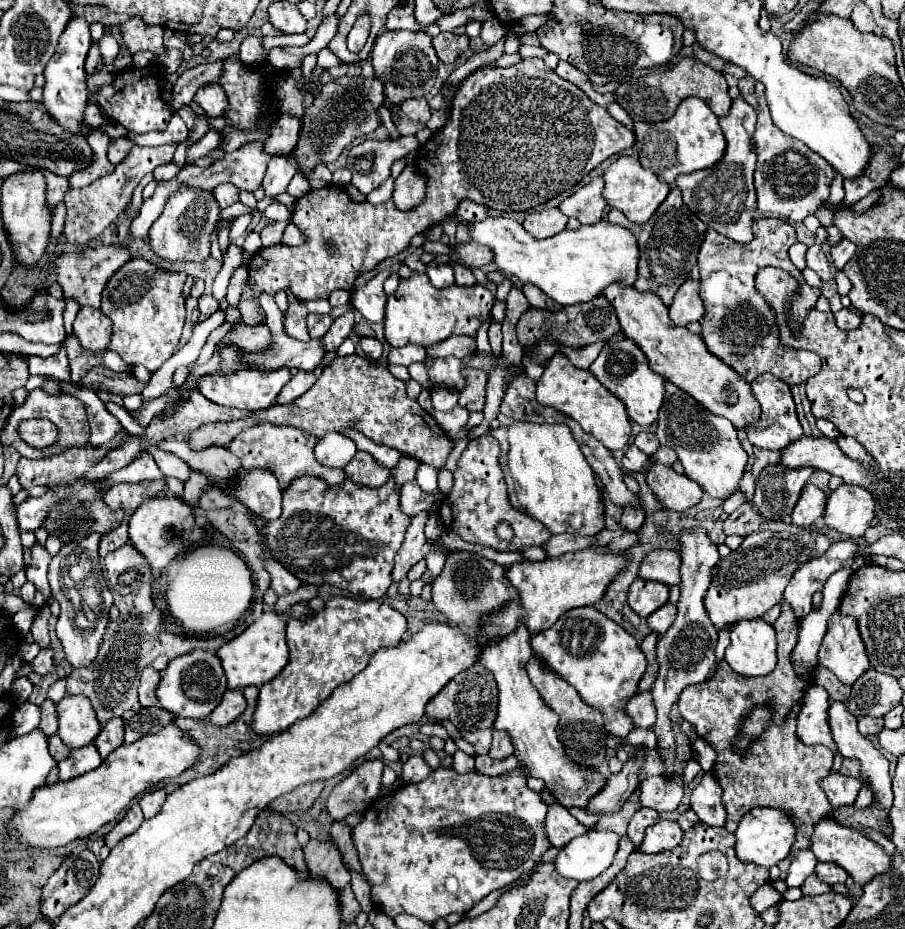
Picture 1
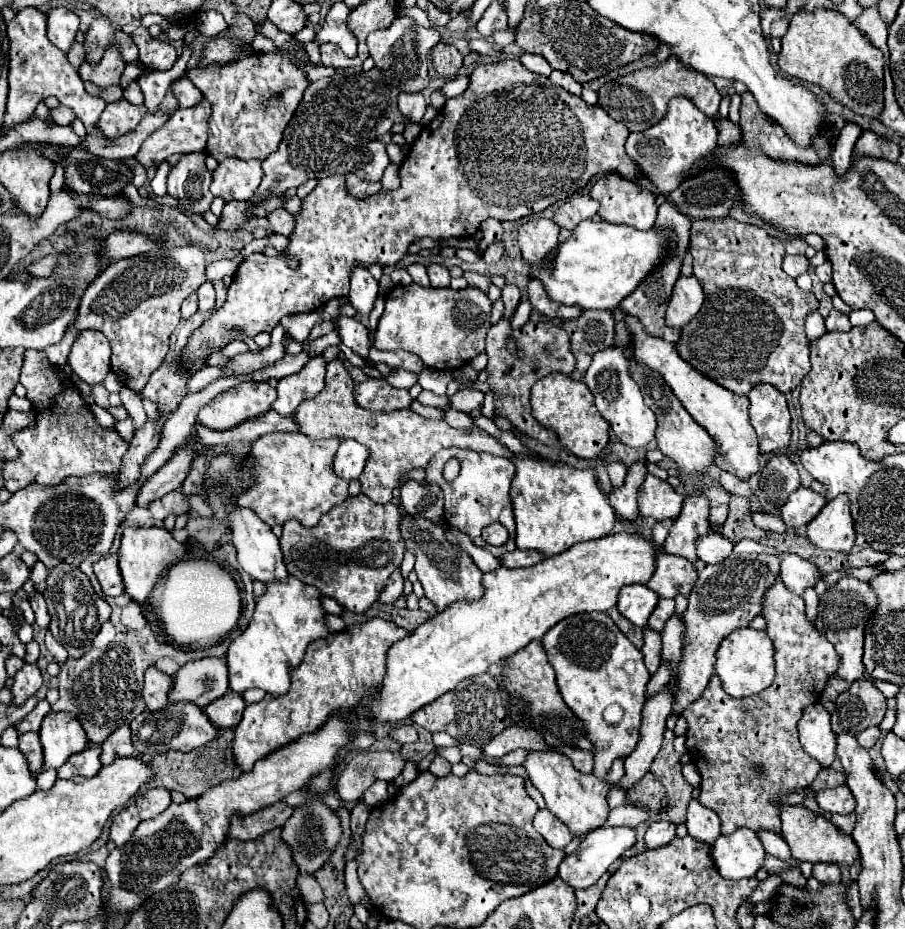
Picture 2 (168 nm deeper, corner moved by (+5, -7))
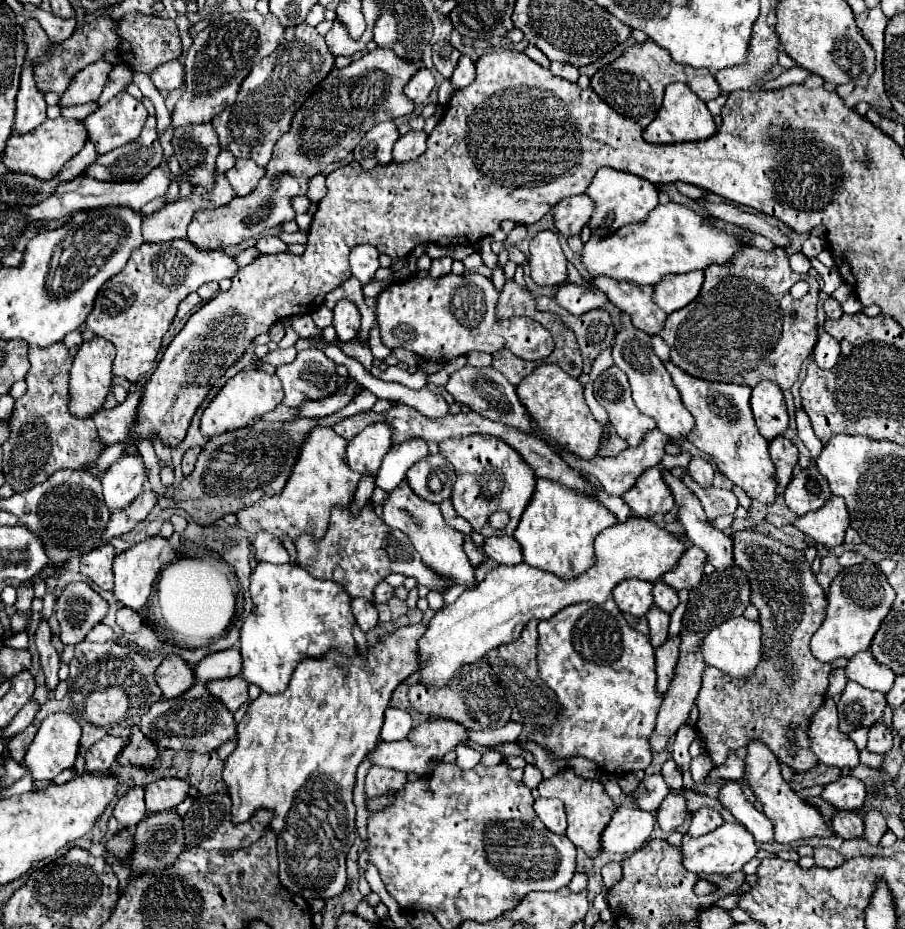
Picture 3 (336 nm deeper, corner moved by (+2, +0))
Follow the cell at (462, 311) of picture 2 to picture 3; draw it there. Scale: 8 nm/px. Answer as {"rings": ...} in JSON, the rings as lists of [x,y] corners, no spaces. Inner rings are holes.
{"rings":[[[449,273],[441,279],[411,277],[407,281],[391,283],[381,291],[377,297],[375,319],[383,345],[389,349],[403,347],[423,359],[451,361],[471,351],[495,353],[501,348],[507,348],[527,361],[549,357],[553,351],[551,333],[529,317],[497,319],[497,299],[499,291],[493,287],[491,279],[479,273]]]}

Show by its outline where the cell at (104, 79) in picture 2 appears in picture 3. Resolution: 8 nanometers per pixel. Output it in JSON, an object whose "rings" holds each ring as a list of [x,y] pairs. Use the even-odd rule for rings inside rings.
{"rings":[[[105,59],[95,61],[93,65],[81,69],[81,73],[77,73],[77,77],[73,77],[73,81],[69,83],[69,89],[65,89],[65,93],[61,95],[59,107],[65,109],[65,107],[75,107],[75,105],[97,101],[111,69],[113,65],[107,63]]]}

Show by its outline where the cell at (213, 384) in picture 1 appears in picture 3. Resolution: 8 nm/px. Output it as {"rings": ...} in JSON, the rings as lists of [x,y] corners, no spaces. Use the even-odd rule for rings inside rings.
{"rings":[[[261,369],[241,371],[233,379],[227,381],[227,385],[219,391],[219,395],[209,403],[209,407],[203,411],[201,417],[201,433],[205,437],[215,437],[227,431],[241,429],[249,423],[253,423],[257,417],[261,417],[267,411],[273,411],[281,403],[281,381],[277,375],[267,375]]]}

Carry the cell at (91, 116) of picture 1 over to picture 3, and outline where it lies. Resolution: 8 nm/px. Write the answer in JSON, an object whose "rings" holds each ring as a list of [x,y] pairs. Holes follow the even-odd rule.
{"rings":[[[95,101],[95,103],[87,103],[87,105],[77,105],[77,107],[71,107],[71,109],[61,109],[61,115],[65,119],[85,119],[89,113],[93,113],[97,109],[99,109],[99,105]]]}

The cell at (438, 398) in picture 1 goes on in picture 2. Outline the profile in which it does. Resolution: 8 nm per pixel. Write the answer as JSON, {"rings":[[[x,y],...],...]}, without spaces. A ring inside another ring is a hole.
{"rings":[[[425,367],[418,375],[419,385],[441,396],[446,393],[447,385],[453,380],[451,371],[438,371]]]}

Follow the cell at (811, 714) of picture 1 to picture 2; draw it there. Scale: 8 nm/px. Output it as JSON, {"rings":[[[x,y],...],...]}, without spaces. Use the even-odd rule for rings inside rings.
{"rings":[[[820,702],[804,708],[798,722],[798,732],[802,748],[824,768],[828,768],[836,758],[836,734],[830,728],[830,714]]]}

